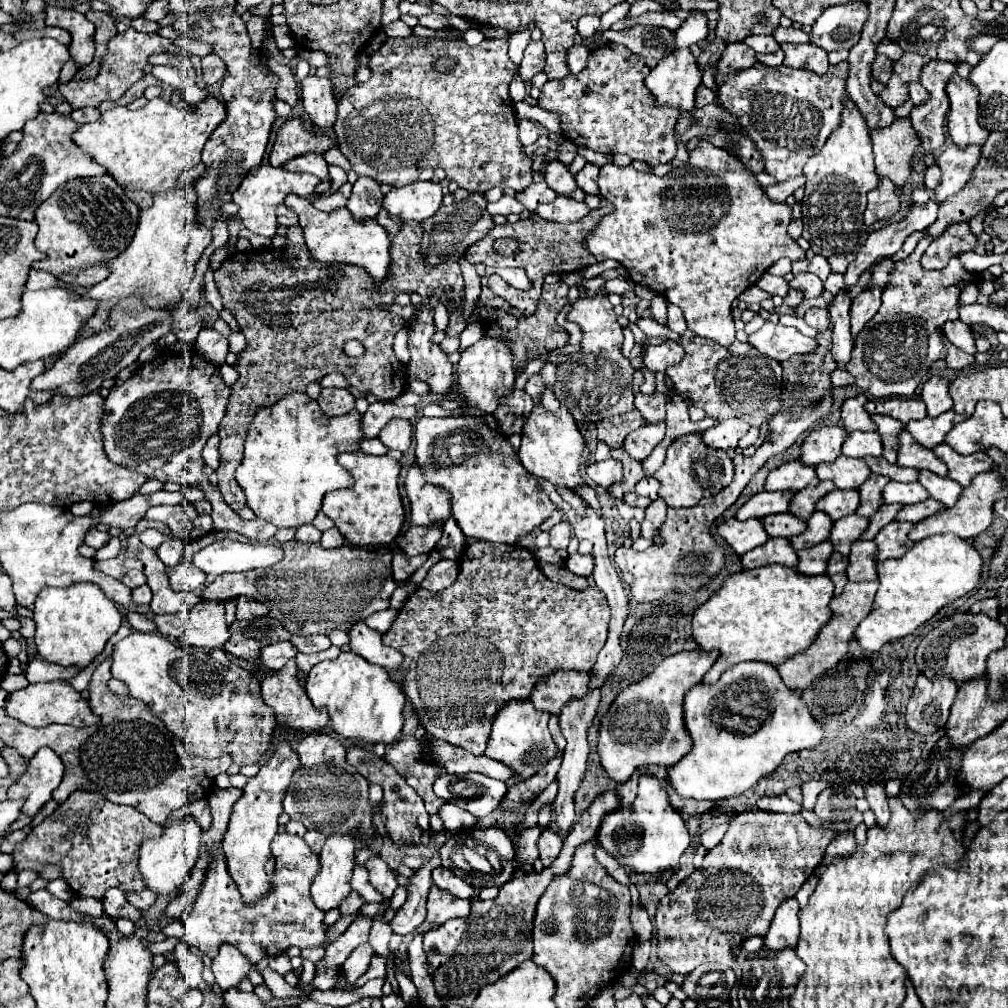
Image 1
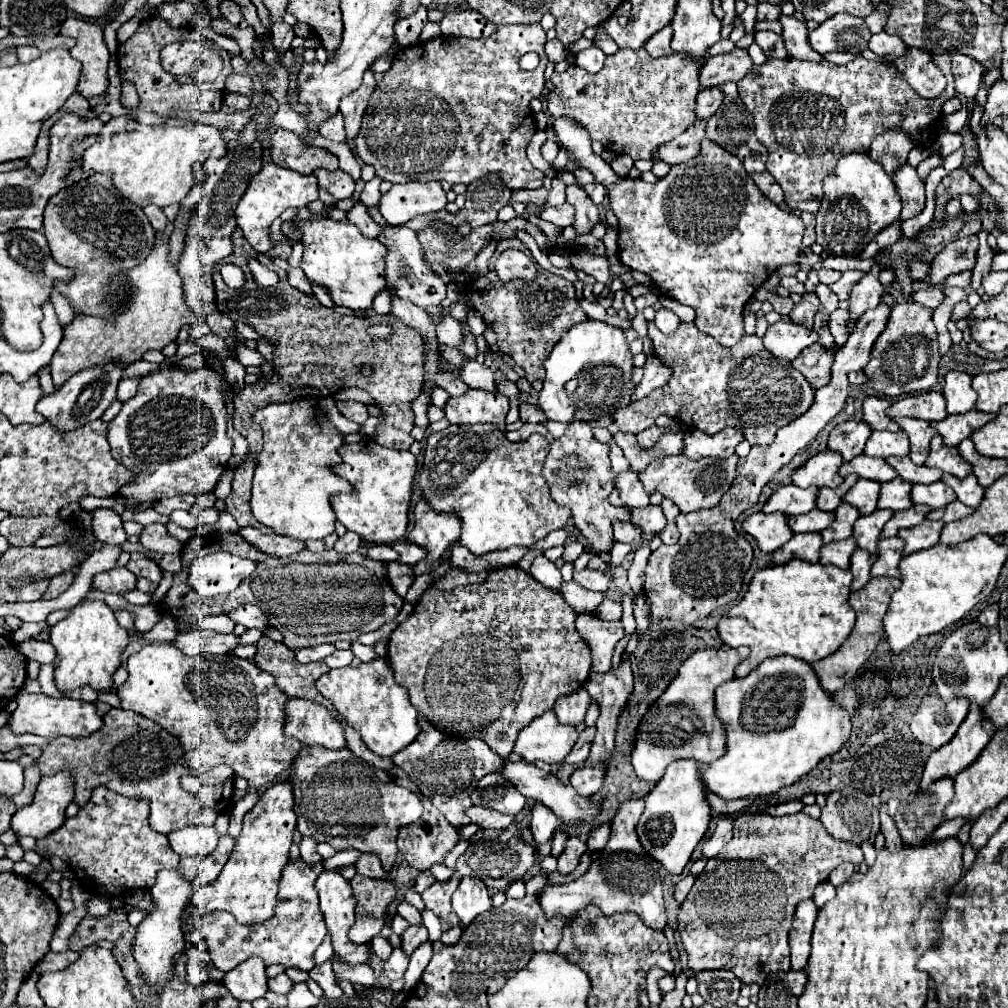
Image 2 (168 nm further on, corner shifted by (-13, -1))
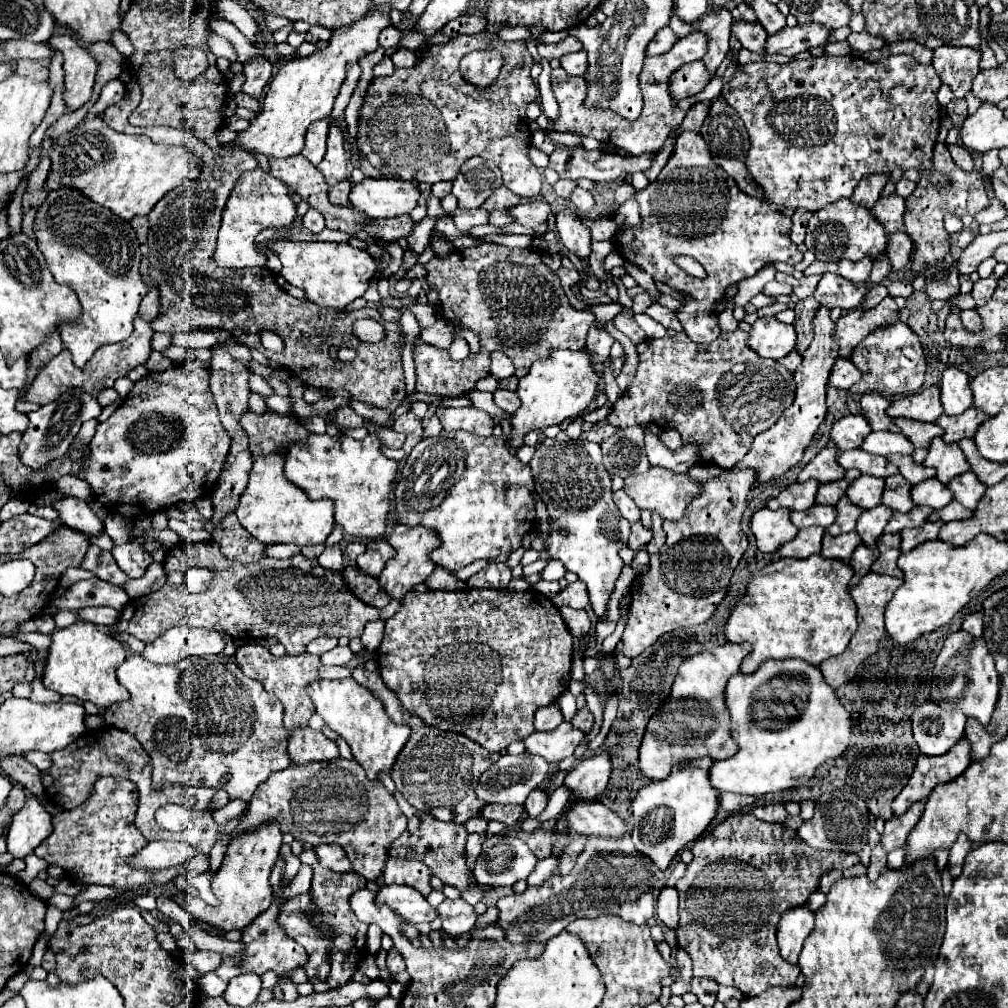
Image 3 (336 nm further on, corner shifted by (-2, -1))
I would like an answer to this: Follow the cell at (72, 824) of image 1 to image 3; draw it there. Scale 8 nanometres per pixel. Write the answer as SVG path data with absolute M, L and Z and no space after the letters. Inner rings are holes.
M115 777L99 779L85 803L53 817L53 833L35 849L35 855L63 867L67 877L85 885L133 889L149 883L155 877L153 869L135 869L129 865L129 859L147 845L147 839L133 823L137 801L139 791L135 783Z

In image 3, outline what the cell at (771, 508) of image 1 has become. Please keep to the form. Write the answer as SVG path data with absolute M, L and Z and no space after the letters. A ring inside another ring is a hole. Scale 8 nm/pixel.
M809 479L805 483L793 483L785 487L777 497L767 501L769 509L791 509L791 511L805 511L815 503L815 493L817 493L817 483L815 479Z

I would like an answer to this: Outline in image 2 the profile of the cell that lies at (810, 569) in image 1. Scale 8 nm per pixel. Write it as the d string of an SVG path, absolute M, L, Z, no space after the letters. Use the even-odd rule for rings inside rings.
M848 537L844 541L826 543L826 545L822 545L822 551L820 551L820 563L848 569L850 567L850 555L856 547L858 545L854 545L854 537Z

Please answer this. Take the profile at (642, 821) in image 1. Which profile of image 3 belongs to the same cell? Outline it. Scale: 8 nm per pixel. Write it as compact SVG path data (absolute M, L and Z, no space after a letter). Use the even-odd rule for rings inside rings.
M697 759L693 765L675 767L667 779L649 783L641 787L633 799L633 843L637 851L647 855L661 871L665 871L673 857L689 841L697 839L715 817L719 793L709 785L709 767L711 759Z

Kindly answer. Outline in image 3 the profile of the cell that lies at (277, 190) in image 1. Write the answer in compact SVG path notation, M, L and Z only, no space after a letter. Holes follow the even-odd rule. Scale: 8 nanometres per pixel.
M255 167L253 171L245 171L241 179L235 183L227 205L223 209L223 221L217 235L217 249L215 249L215 263L219 267L265 267L267 257L257 253L255 235L265 227L285 227L291 225L297 217L297 205L291 199L291 187L281 179L261 171Z

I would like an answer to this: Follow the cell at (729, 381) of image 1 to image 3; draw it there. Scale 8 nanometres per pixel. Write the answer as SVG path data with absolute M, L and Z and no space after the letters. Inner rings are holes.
M737 327L735 331L731 331L731 333L729 333L729 331L721 333L721 335L719 335L713 343L709 343L709 345L697 345L697 343L689 341L689 337L687 337L683 331L675 331L675 329L667 329L667 335L661 337L661 339L645 339L643 343L637 345L637 351L639 351L639 369L637 369L637 375L635 375L635 379L633 379L633 385L617 399L617 403L615 403L613 411L611 411L611 415L607 417L607 423L615 425L615 427L621 427L621 429L631 427L631 425L649 425L649 423L659 425L661 429L675 429L675 431L681 433L683 443L701 443L701 461L705 461L705 463L717 463L717 465L721 465L723 469L733 467L735 463L739 463L739 461L745 457L745 453L749 451L749 445L753 443L753 439L755 439L761 431L765 431L765 429L769 429L773 423L777 423L777 419L781 417L781 413L785 411L785 407L791 405L791 403L793 403L793 397L795 397L795 379L793 379L793 375L791 375L783 365L779 365L777 361L759 357L759 355L747 345L747 339L749 339L749 333L741 331L739 327Z

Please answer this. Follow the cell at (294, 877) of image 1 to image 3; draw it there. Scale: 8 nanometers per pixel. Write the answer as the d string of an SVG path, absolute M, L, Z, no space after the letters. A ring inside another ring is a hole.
M275 895L271 907L263 915L259 915L249 927L243 929L241 943L245 945L245 949L243 949L243 953L239 957L235 957L235 955L221 955L221 965L215 969L215 973L223 981L229 981L231 977L241 975L245 971L251 971L251 973L259 973L261 975L267 969L273 969L279 975L289 975L293 969L303 969L303 965L309 959L307 957L307 951L299 943L293 943L293 939L289 939L289 935L285 933L285 929L279 927L279 923L277 923L277 917L281 913L283 903L285 903L285 899L279 897L279 895Z

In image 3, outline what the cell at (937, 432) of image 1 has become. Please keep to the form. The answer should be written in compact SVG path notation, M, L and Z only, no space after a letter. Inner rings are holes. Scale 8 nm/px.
M969 407L963 415L957 415L957 417L941 415L935 423L945 431L943 437L941 437L945 443L957 443L963 437L973 437L977 427L987 419L989 417L983 411L977 411L975 407Z

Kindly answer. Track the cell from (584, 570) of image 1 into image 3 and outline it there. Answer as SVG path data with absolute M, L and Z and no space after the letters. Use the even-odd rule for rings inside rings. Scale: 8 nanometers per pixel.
M575 581L575 583L569 583L565 589L561 589L561 593L555 595L551 601L553 601L553 605L557 605L557 607L569 605L569 607L581 609L581 607L587 607L587 605L589 605L589 595L587 595L587 591L585 591L585 583Z

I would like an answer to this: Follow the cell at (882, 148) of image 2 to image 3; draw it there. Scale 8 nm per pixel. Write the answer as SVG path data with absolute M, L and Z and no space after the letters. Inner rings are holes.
M889 173L887 175L869 175L869 177L865 177L859 185L857 185L857 189L855 189L855 193L853 193L853 201L855 203L865 203L867 207L873 207L873 203L879 199L879 193L883 191L883 187L887 185L887 181L889 181Z

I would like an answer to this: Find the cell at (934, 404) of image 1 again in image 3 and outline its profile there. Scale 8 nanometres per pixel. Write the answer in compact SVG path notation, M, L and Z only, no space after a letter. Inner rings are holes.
M947 367L941 377L941 405L947 415L961 415L971 407L969 377L957 367Z

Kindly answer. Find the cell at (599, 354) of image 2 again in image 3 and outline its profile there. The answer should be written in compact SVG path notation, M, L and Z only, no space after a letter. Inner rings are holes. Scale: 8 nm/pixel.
M583 347L577 351L557 349L533 363L529 373L523 379L519 379L519 387L517 387L521 407L511 419L513 431L507 437L513 447L523 445L525 433L537 431L549 425L557 425L565 417L579 417L581 413L585 413L585 409L589 409L589 405L597 397L597 385L599 385L599 373L595 371L593 359L595 359L595 353Z

